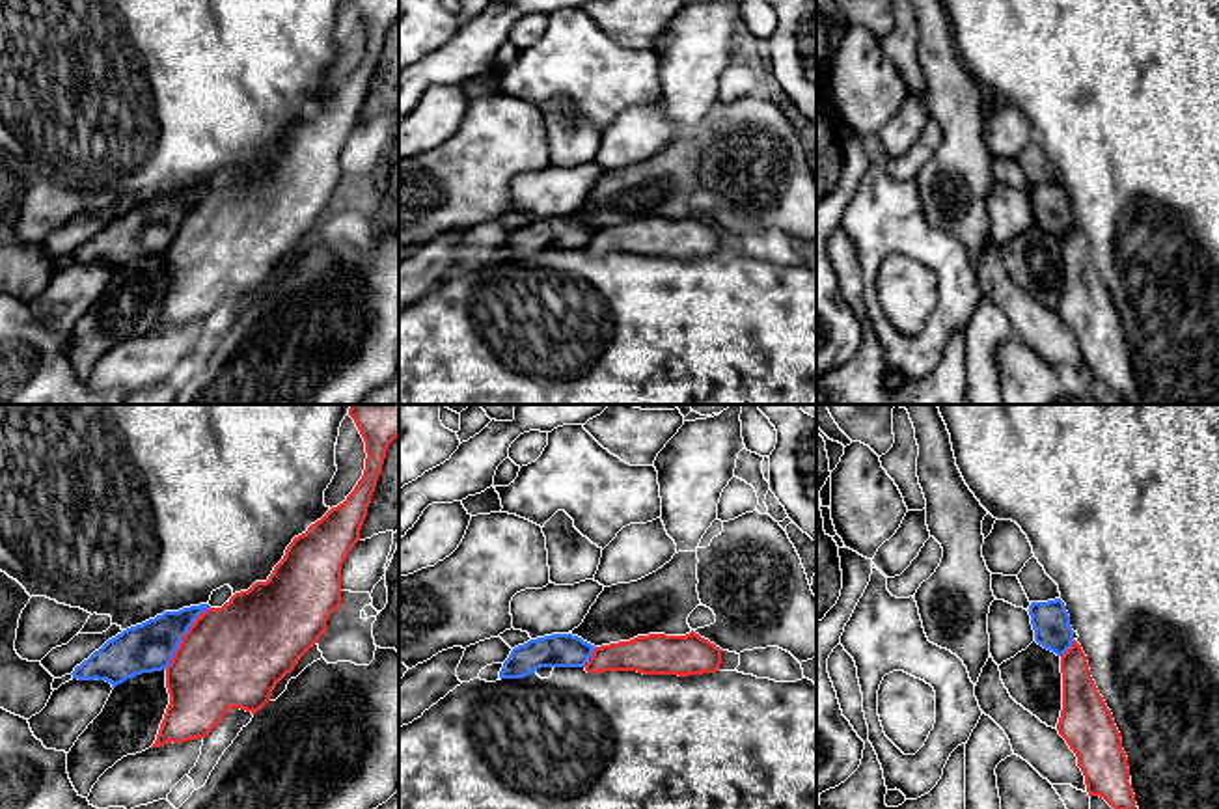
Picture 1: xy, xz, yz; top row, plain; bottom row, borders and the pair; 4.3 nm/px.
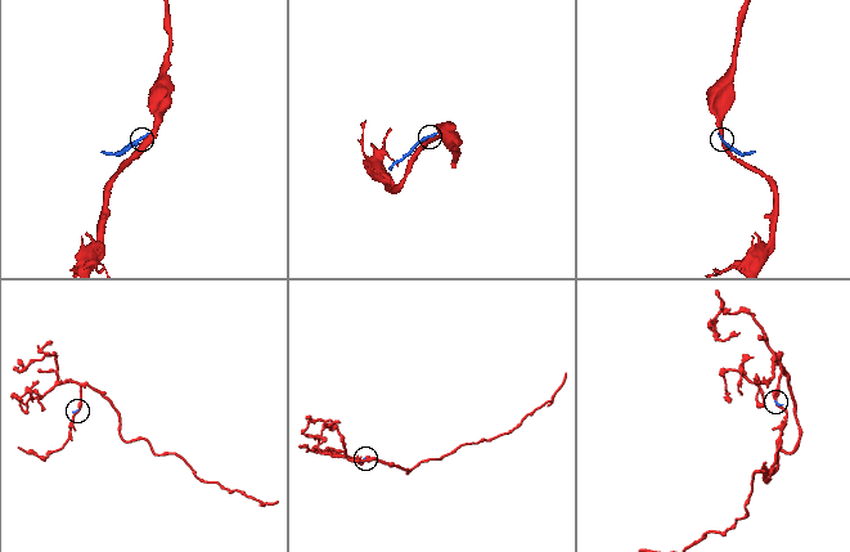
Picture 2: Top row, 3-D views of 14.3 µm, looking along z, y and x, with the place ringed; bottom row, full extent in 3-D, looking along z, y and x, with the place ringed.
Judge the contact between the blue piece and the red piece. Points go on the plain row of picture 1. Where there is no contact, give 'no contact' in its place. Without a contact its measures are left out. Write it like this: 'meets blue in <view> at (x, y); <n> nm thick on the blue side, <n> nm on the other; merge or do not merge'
meets blue in xy at (181, 220); 220 nm thick on the blue side, 440 nm on the other; do not merge

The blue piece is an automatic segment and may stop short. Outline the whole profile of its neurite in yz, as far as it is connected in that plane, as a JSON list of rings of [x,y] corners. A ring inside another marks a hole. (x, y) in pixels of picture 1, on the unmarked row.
[[[1061,181],[1048,185],[1031,185],[1029,188],[1034,224],[1044,231],[1062,239],[1074,224],[1070,198]]]

